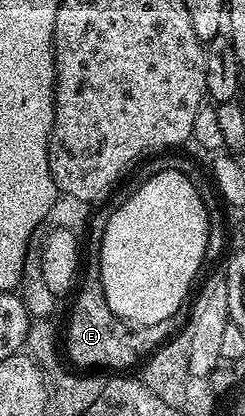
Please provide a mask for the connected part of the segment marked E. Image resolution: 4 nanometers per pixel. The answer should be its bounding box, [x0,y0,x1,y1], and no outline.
[66,205,188,373]

